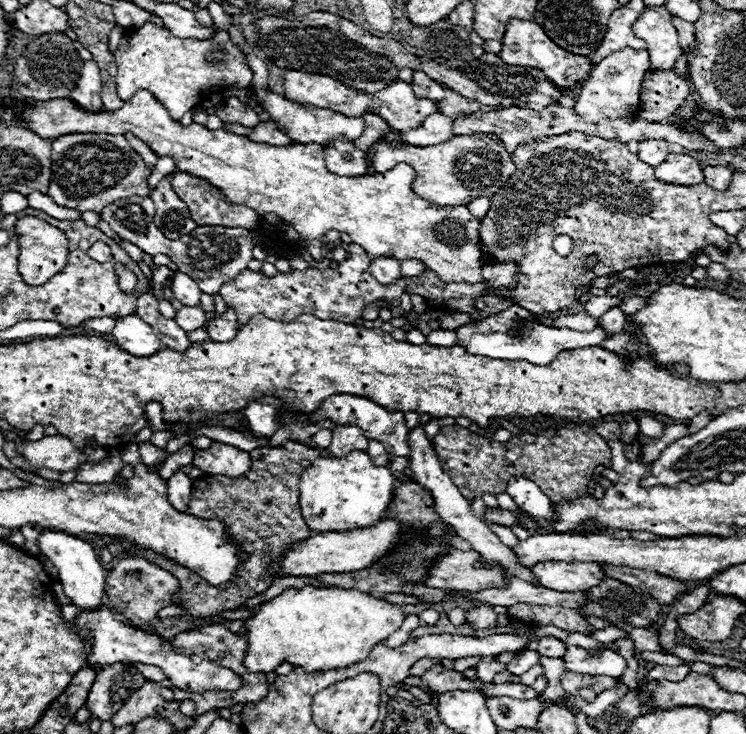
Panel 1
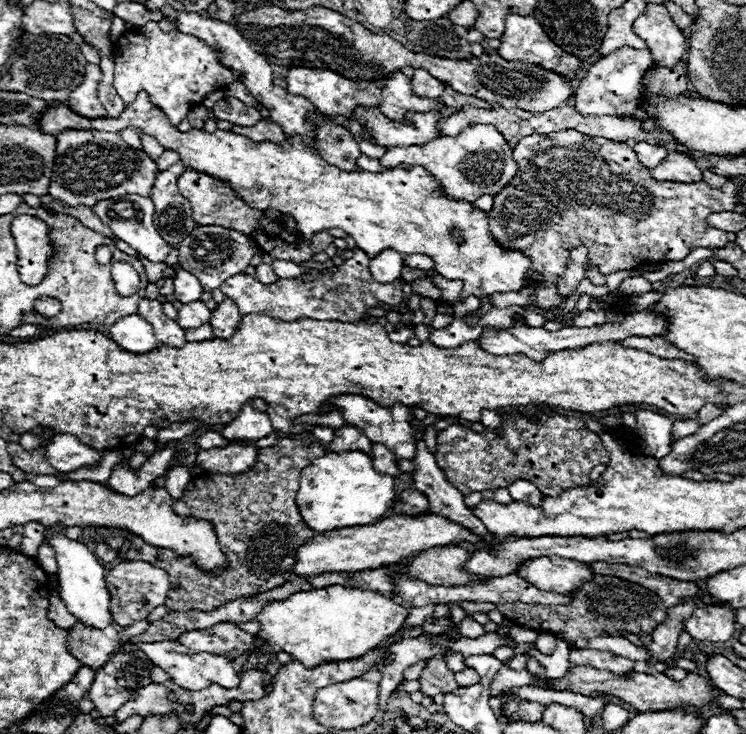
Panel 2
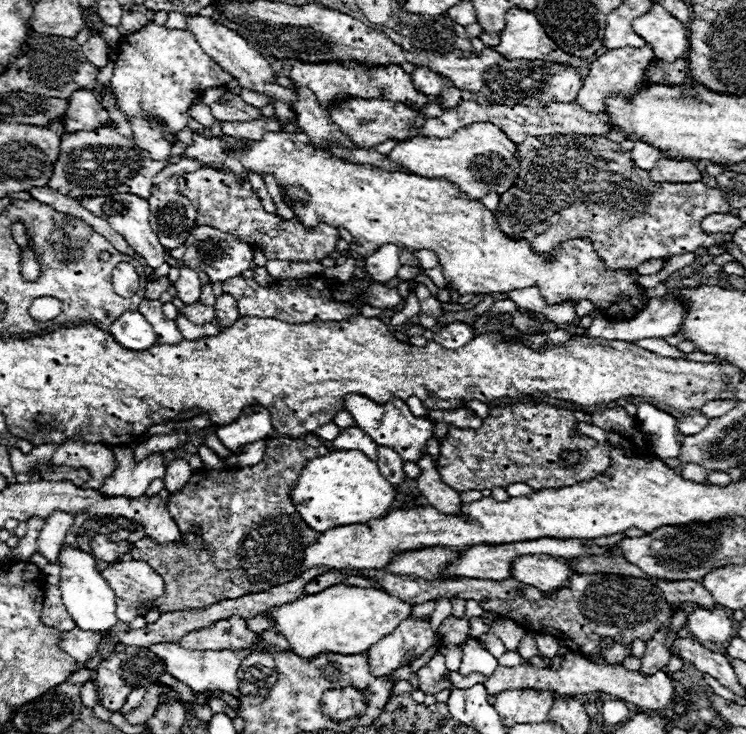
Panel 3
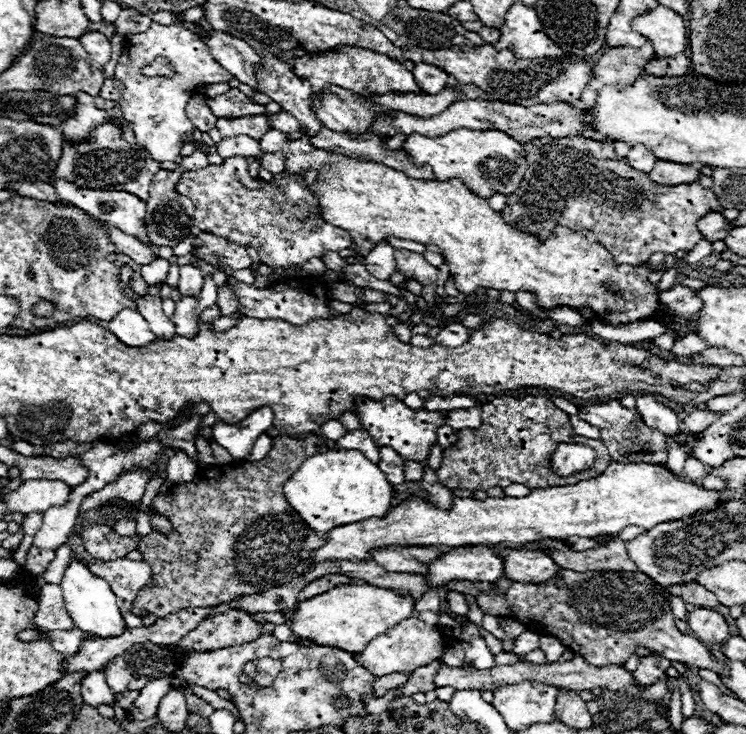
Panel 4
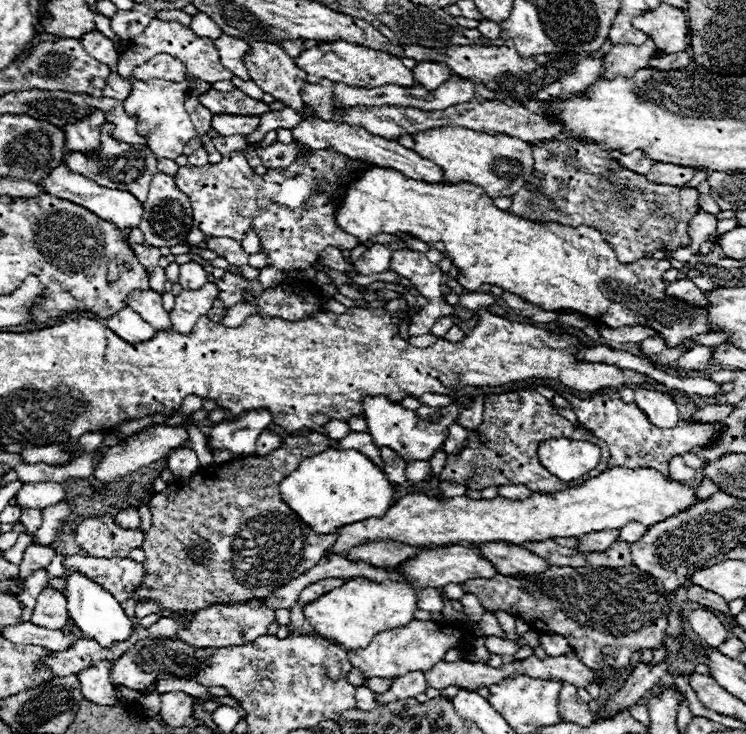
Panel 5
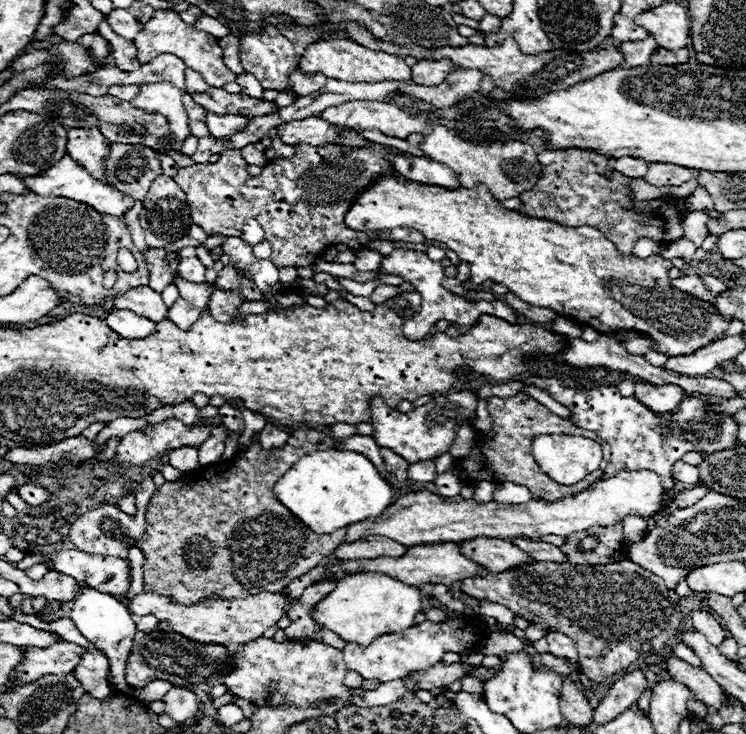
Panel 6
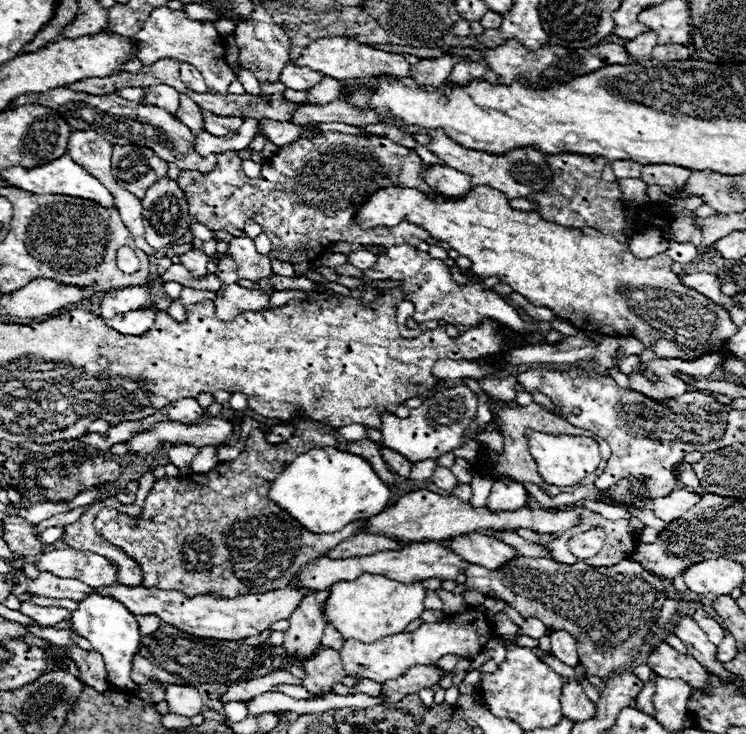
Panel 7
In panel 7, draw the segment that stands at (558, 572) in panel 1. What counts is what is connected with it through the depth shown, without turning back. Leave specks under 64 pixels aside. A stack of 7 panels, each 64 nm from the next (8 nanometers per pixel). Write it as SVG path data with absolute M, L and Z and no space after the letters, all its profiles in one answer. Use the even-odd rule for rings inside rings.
M478 532L456 536L452 540L440 540L440 544L444 548L450 548L462 560L480 564L490 570L500 568L502 564L506 564L516 556L516 552L508 544L502 544L502 540Z

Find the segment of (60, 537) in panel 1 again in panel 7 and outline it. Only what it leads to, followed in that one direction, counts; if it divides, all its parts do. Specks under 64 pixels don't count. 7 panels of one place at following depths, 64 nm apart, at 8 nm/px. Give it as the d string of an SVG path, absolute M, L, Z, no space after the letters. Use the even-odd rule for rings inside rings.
M88 594L80 604L78 610L72 612L72 628L78 636L86 638L96 652L102 654L108 670L108 682L118 686L120 690L128 692L134 690L138 684L132 682L132 660L140 648L140 628L136 616L118 600L102 598L98 594Z

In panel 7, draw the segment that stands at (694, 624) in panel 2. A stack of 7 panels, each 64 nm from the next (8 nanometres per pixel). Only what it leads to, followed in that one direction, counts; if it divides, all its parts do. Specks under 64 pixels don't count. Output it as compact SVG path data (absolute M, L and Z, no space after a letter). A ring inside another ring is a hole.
M696 610L694 612L694 622L706 632L706 636L708 636L708 640L714 644L714 646L720 646L722 644L722 638L724 638L724 634L726 634L726 630L708 614L708 612L704 612L704 610Z

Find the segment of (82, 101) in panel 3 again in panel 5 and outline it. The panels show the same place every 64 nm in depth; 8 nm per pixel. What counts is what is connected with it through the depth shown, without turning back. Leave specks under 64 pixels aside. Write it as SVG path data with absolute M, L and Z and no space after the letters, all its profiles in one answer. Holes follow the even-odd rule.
M94 112L88 120L80 120L78 124L68 124L62 128L66 132L66 148L70 152L90 154L100 150L100 126L104 124L102 112Z

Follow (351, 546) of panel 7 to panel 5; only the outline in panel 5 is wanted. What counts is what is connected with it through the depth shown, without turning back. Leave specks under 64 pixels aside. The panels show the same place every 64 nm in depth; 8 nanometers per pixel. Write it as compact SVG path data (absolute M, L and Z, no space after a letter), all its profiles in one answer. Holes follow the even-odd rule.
M378 540L360 544L348 550L348 560L362 560L374 566L398 566L410 556L414 556L420 548L406 548L406 544L394 544L390 540Z

